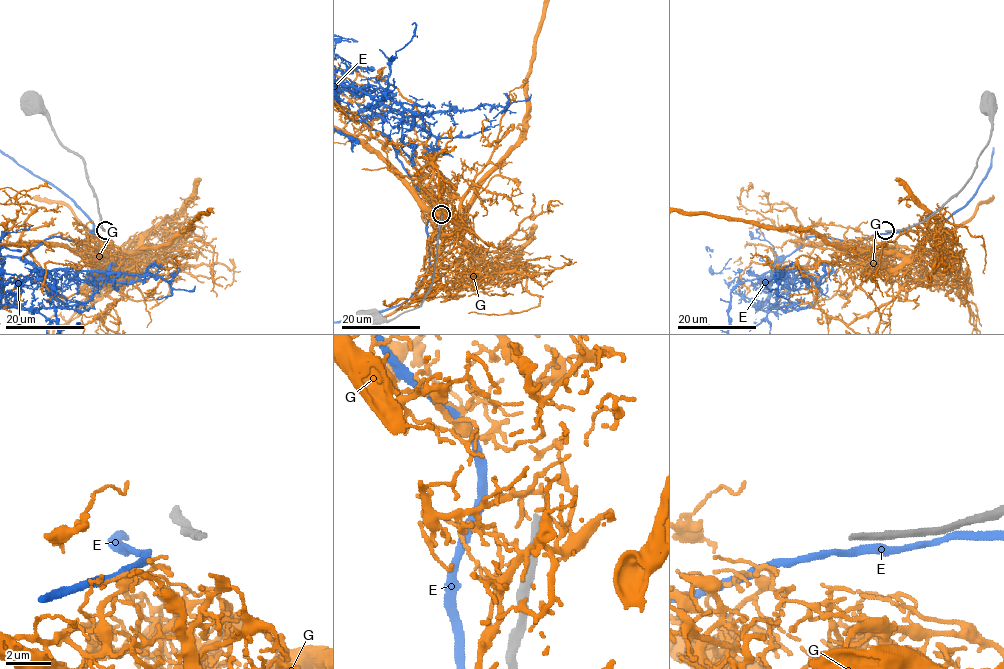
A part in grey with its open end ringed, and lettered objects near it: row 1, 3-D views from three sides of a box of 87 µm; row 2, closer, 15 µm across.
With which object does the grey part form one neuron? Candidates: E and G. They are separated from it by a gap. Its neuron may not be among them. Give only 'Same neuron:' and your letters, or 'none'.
Same neuron: none

